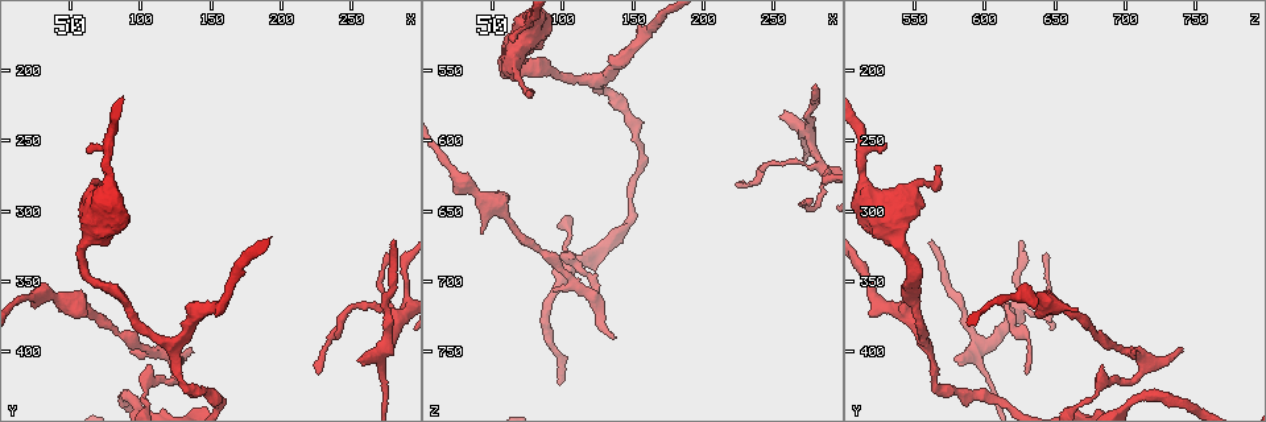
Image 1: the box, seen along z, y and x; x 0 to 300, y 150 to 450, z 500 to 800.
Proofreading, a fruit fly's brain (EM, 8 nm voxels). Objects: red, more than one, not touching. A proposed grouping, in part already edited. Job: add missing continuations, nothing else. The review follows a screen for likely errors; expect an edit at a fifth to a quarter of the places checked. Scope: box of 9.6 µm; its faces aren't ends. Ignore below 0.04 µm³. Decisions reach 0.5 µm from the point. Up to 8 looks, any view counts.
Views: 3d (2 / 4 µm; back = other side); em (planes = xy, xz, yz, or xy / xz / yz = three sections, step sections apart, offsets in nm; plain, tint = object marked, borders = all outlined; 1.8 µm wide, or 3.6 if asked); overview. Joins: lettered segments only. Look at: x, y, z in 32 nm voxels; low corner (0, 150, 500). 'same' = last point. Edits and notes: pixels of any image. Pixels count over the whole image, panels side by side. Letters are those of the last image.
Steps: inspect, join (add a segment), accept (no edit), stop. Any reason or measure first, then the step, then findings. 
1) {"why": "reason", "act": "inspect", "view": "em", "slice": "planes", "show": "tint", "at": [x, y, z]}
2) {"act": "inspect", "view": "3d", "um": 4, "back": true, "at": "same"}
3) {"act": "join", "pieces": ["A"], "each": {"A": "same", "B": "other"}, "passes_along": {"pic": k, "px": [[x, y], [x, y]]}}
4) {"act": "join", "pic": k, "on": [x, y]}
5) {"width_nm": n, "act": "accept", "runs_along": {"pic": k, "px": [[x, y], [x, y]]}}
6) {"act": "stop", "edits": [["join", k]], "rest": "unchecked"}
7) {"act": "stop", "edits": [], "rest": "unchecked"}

{"why": "branch stops here", "act": "inspect", "view": "3d", "um": 4, "at": [254, 406, 582]}

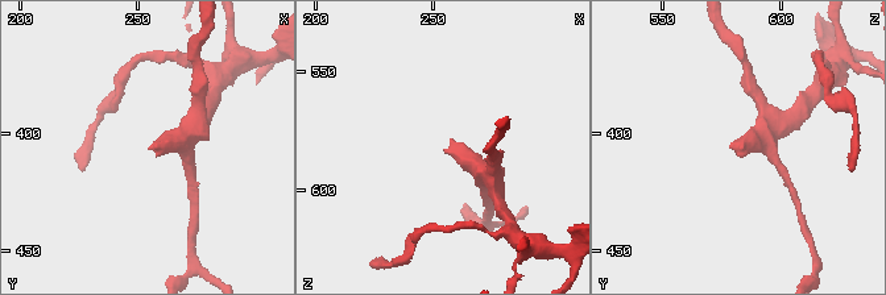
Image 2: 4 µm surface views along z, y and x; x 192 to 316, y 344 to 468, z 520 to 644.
{"act": "inspect", "view": "em", "slice": "xz", "step": 16, "show": "borders", "at": [254, 407, 584]}

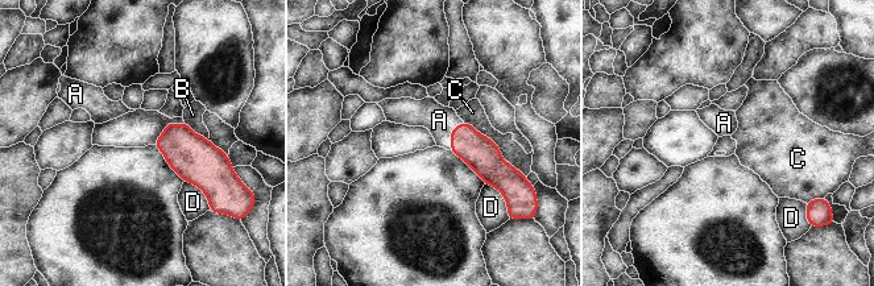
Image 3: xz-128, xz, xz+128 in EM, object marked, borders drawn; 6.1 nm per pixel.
{"act": "inspect", "view": "em", "slice": "planes", "show": "borders", "at": "same"}

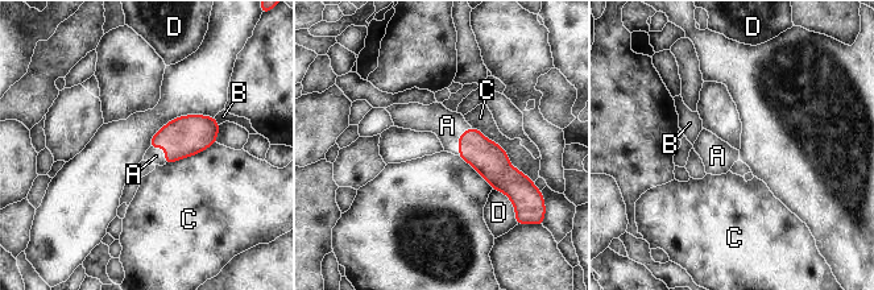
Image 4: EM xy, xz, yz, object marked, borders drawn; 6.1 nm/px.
{"act": "join", "pieces": ["A"], "each": {"A": "same", "B": "other", "C": "other", "D": "other"}, "found": "it goes on there"}

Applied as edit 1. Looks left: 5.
{"act": "inspect", "view": "3d", "um": 2, "back": true, "at": [278, 320, 562]}

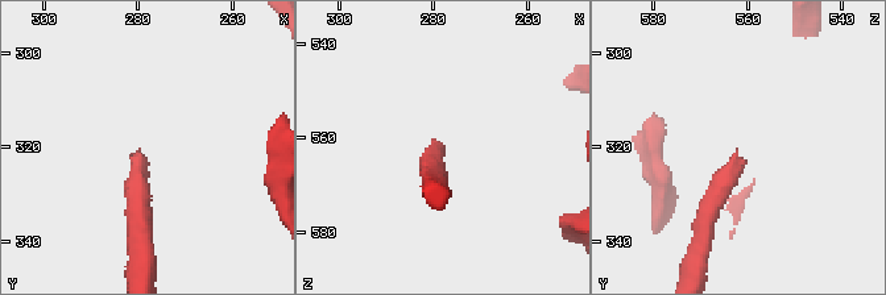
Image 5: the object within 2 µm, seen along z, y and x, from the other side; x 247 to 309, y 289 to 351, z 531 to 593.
{"act": "inspect", "view": "em", "slice": "yz", "step": 16, "show": "borders", "at": [278, 321, 562]}

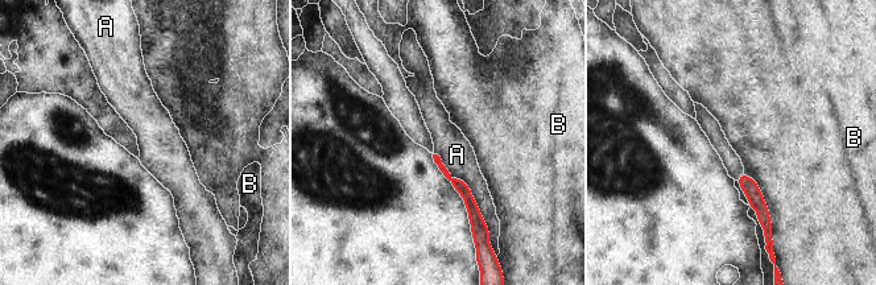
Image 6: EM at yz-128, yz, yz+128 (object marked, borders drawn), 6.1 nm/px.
{"act": "accept", "each": {"A": "other", "B": "other"}, "runs_along": {"pic": 6, "px": [[743, 178], [760, 206], [763, 217]]}, "found": "none of them fits"}

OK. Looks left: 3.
{"why": "branch stops here", "act": "inspect", "view": "em", "slice": "xy", "step": 16, "show": "borders", "at": [138, 402, 740]}

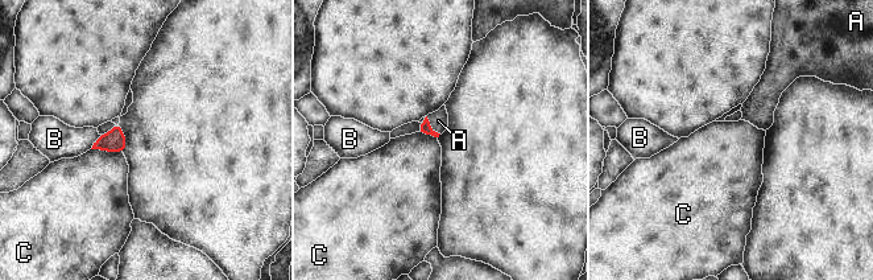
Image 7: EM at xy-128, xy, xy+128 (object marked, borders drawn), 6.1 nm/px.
{"act": "inspect", "view": "em", "slice": "planes", "show": "borders", "at": "same"}

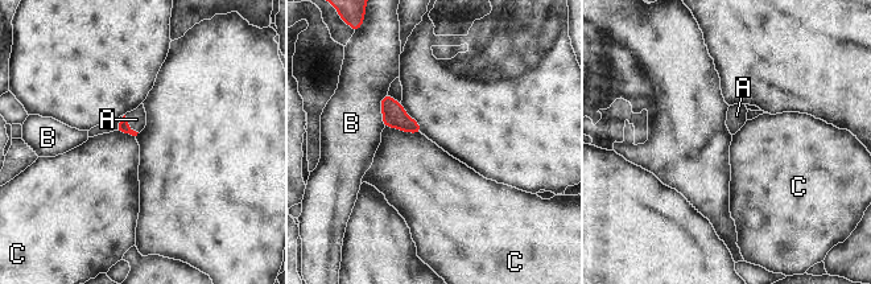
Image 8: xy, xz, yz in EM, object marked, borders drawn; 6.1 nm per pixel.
{"act": "join", "pieces": ["A"], "each": {"A": "same", "B": "other", "C": "other"}, "found": "it goes on there"}

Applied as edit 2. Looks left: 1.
{"act": "stop", "edits": [["join", 4], ["join", 8]], "rest": "unchecked"}

